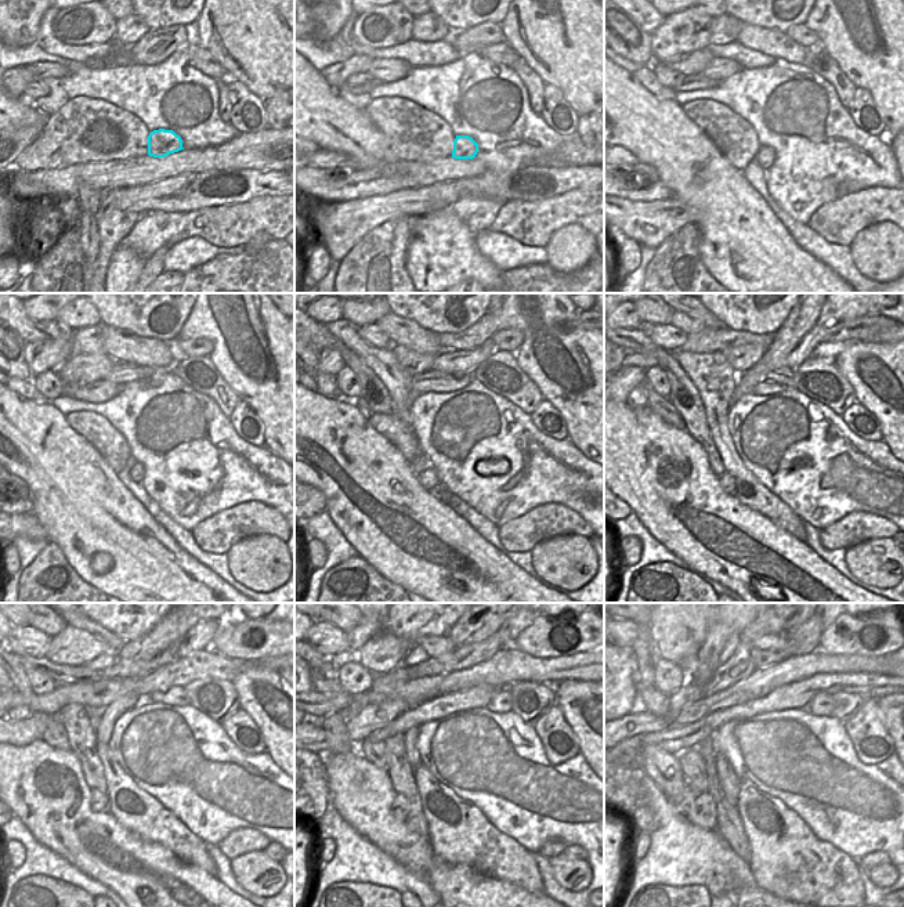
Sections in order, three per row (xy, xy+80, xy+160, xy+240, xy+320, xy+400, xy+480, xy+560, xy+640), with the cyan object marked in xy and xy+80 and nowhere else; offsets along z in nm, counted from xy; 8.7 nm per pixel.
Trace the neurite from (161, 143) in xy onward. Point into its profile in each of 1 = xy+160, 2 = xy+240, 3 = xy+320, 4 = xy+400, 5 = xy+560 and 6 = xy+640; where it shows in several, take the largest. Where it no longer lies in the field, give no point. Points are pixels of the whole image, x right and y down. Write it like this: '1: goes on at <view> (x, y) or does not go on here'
1: goes on at xy+160 (766, 155)
2: goes on at xy+240 (137, 470)
3: goes on at xy+320 (429, 477)
4: goes on at xy+400 (727, 483)
5: goes on at xy+560 (400, 808)
6: goes on at xy+640 (701, 812)

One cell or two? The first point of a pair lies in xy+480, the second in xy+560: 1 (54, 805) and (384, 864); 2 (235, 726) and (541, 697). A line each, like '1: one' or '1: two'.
1: two
2: two

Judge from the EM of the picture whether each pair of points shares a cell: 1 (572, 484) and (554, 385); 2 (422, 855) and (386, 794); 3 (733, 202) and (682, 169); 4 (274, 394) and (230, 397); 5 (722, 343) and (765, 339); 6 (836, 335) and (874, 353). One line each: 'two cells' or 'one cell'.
1: two cells
2: one cell
3: one cell
4: two cells
5: one cell
6: two cells

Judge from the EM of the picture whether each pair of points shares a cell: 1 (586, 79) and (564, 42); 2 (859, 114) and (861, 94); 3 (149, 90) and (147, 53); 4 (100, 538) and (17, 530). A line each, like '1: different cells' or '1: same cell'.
1: same cell
2: same cell
3: different cells
4: different cells

